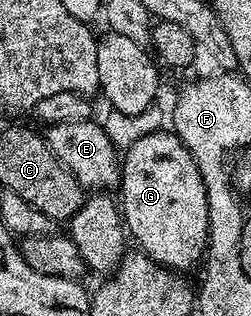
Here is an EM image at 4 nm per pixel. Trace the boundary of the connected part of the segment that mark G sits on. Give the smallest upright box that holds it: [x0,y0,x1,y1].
[118,131,208,271]

